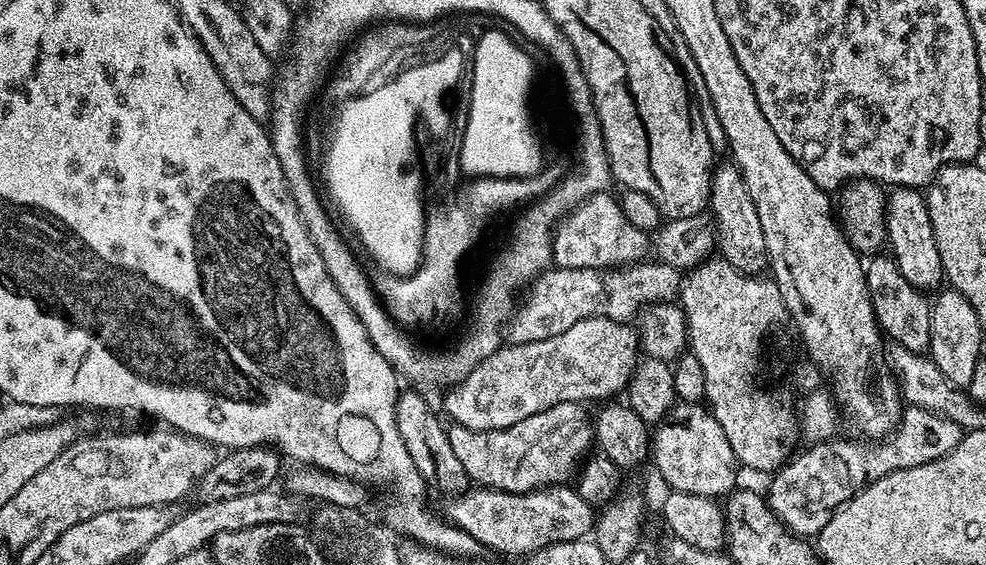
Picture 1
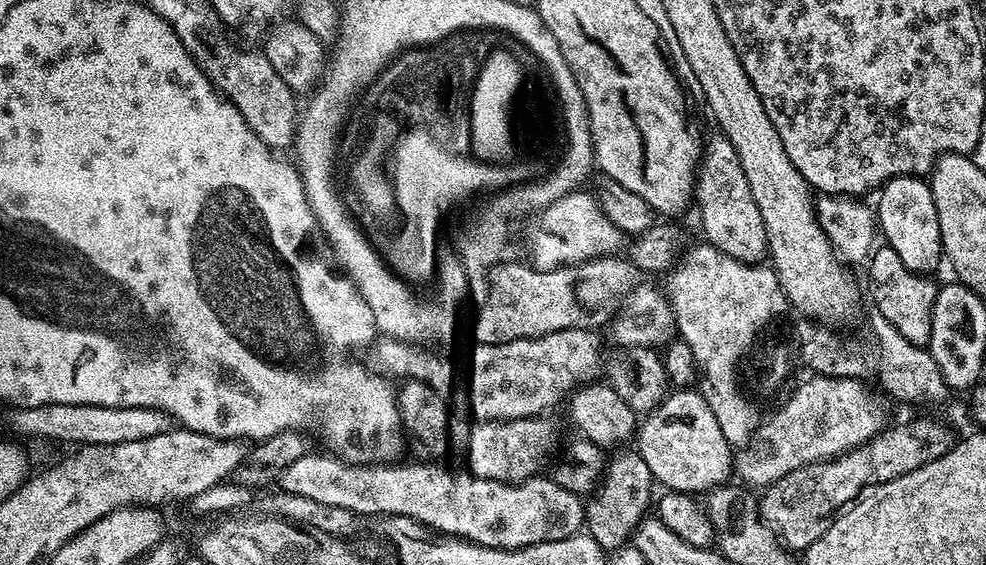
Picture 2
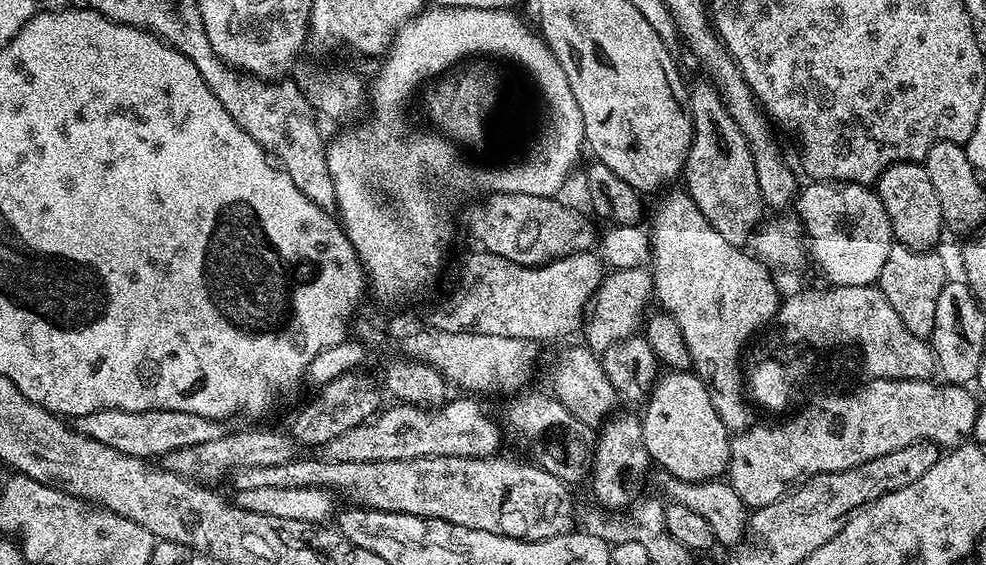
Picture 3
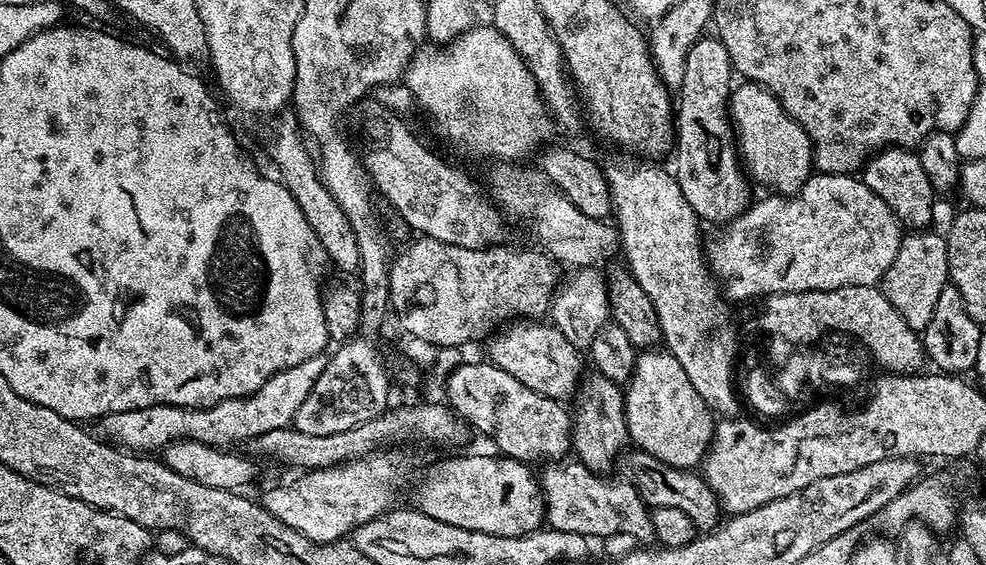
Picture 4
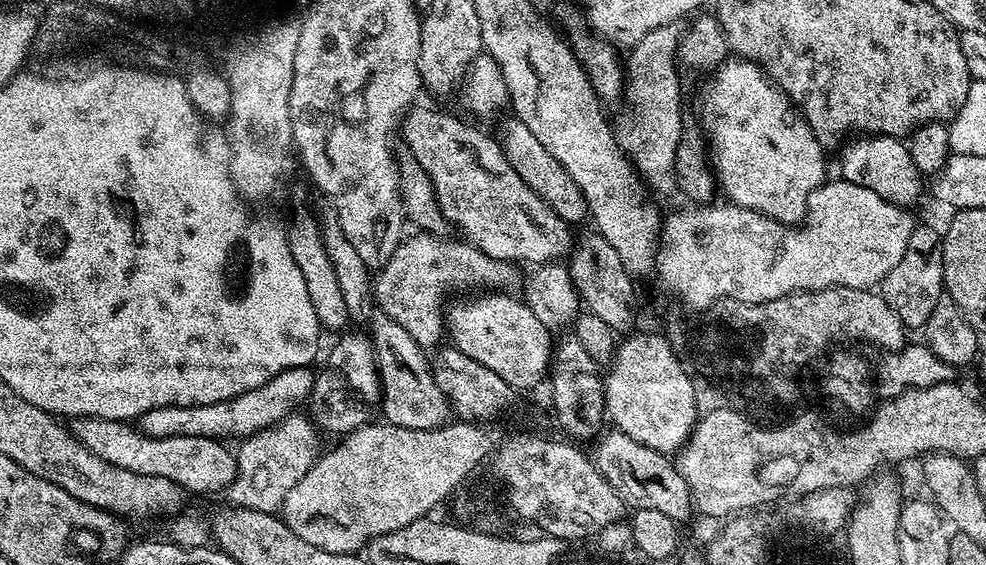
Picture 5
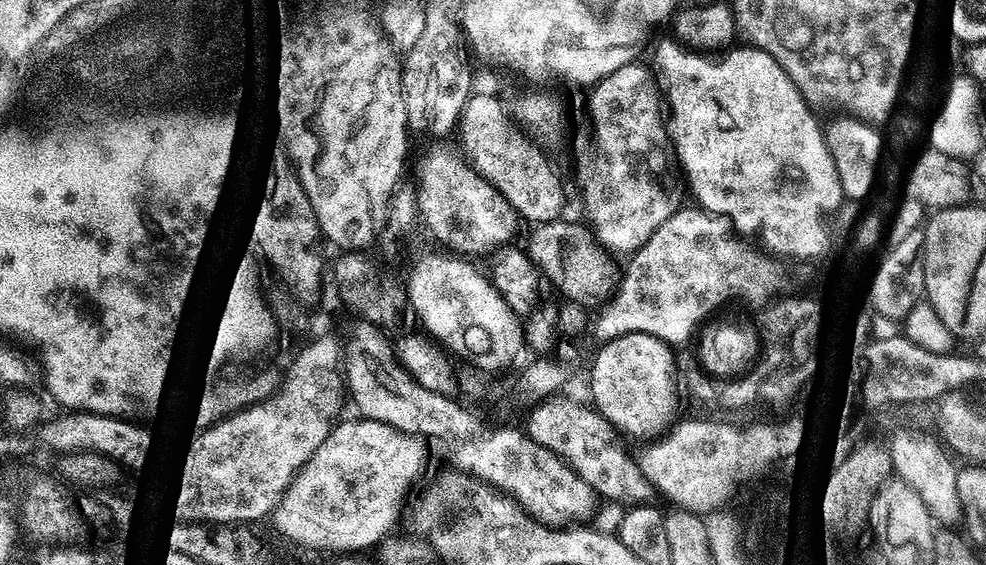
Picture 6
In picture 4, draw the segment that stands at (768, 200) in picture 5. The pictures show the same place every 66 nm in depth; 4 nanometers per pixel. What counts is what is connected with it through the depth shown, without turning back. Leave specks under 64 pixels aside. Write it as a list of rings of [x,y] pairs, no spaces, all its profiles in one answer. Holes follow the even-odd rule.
[[[740,82],[731,89],[730,97],[731,124],[738,141],[739,158],[747,175],[757,184],[768,188],[773,193],[790,197],[797,193],[814,172],[812,162],[812,140],[786,114],[786,110],[760,84]]]

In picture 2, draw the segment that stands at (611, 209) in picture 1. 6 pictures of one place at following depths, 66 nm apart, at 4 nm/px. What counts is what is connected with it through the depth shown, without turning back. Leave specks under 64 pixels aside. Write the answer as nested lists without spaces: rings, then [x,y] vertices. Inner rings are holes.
[[[577,190],[556,199],[537,215],[536,230],[530,240],[530,262],[537,271],[549,272],[567,264],[580,264],[584,260],[615,255],[623,249],[624,233],[602,214],[595,195],[591,191],[584,191]]]

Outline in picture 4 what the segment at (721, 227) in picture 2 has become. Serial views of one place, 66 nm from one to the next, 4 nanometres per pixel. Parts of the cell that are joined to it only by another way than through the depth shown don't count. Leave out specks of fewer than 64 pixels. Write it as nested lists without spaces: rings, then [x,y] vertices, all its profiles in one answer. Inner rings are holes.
[[[703,36],[687,52],[684,77],[676,91],[672,173],[682,196],[705,223],[716,221],[726,224],[738,217],[752,202],[752,184],[739,158],[728,109],[732,76],[734,69],[719,37]]]

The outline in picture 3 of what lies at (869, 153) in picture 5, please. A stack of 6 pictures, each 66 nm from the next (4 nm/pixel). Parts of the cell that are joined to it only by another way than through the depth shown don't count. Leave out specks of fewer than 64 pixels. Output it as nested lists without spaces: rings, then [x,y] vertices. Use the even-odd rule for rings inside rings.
[[[923,163],[891,164],[874,185],[874,191],[880,196],[882,206],[889,215],[892,238],[897,245],[904,245],[916,252],[935,249],[940,240],[940,231],[946,225],[942,218],[942,206],[938,206],[938,193],[926,174]]]

